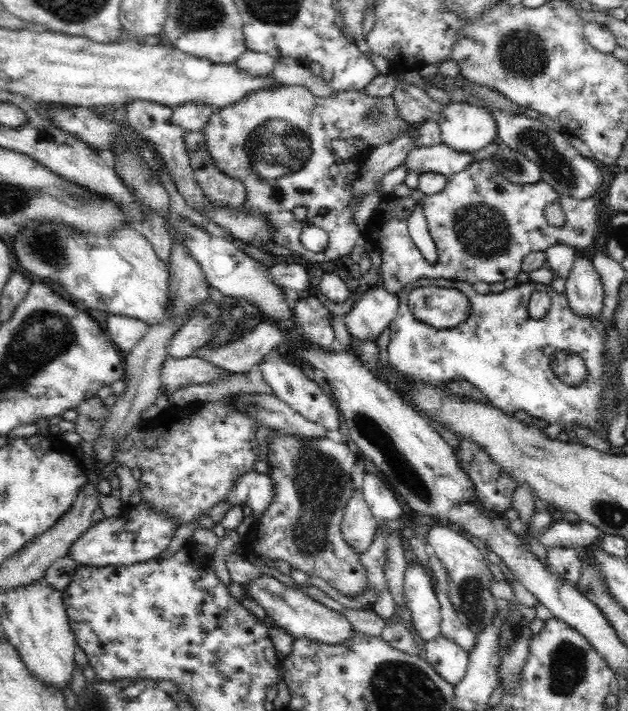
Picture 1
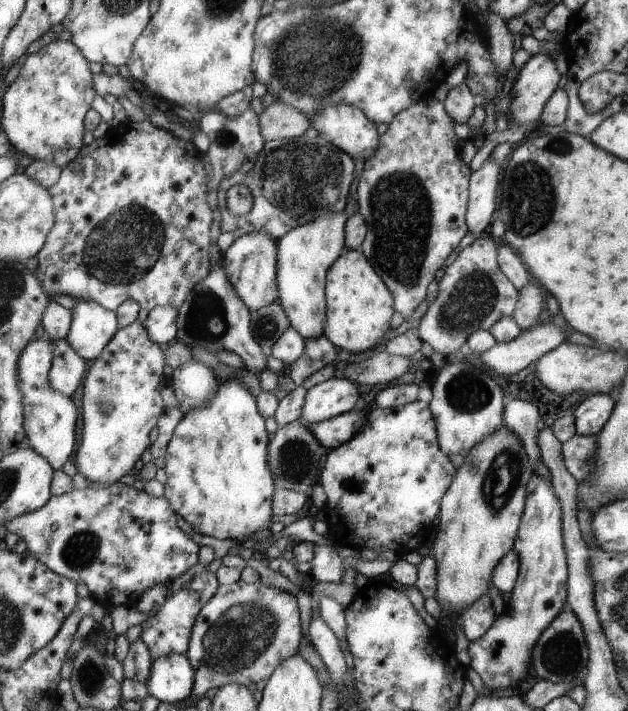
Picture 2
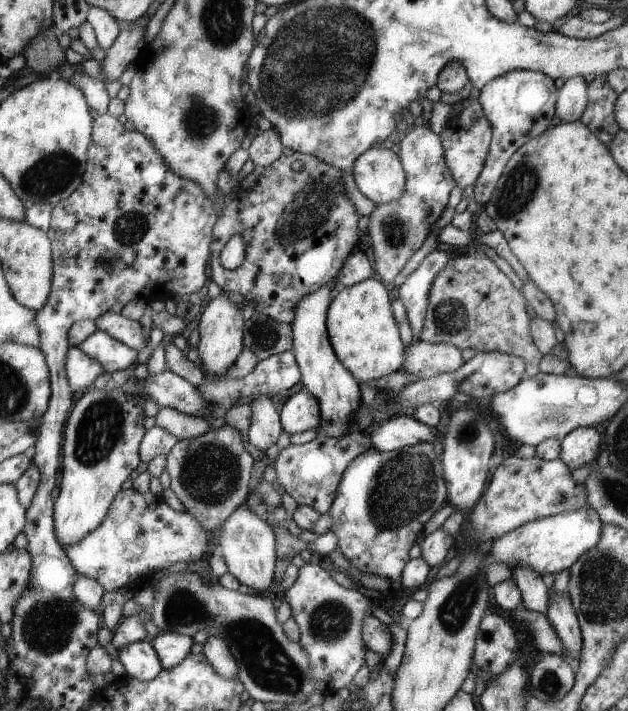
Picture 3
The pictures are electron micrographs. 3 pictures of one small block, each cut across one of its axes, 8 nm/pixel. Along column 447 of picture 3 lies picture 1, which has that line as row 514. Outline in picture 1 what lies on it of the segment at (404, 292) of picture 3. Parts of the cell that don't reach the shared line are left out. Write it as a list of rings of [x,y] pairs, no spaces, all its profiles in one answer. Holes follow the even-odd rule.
[[[246,472],[236,480],[235,488],[223,501],[224,504],[246,505],[252,508],[252,515],[258,520],[274,500],[274,484],[270,475],[265,473]]]

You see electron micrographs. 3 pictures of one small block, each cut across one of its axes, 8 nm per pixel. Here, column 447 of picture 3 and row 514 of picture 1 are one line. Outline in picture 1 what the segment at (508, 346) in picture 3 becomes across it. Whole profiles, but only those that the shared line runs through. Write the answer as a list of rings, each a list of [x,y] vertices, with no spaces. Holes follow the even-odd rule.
[[[291,434],[269,435],[268,464],[270,479],[274,484],[275,496],[268,510],[254,522],[242,539],[245,552],[255,554],[262,562],[271,567],[274,561],[288,562],[292,569],[302,570],[306,574],[321,578],[335,594],[359,596],[370,583],[370,573],[364,568],[362,554],[347,543],[340,532],[343,514],[348,500],[354,494],[351,472],[357,467],[357,455],[343,442],[330,440],[328,437],[306,438]]]

